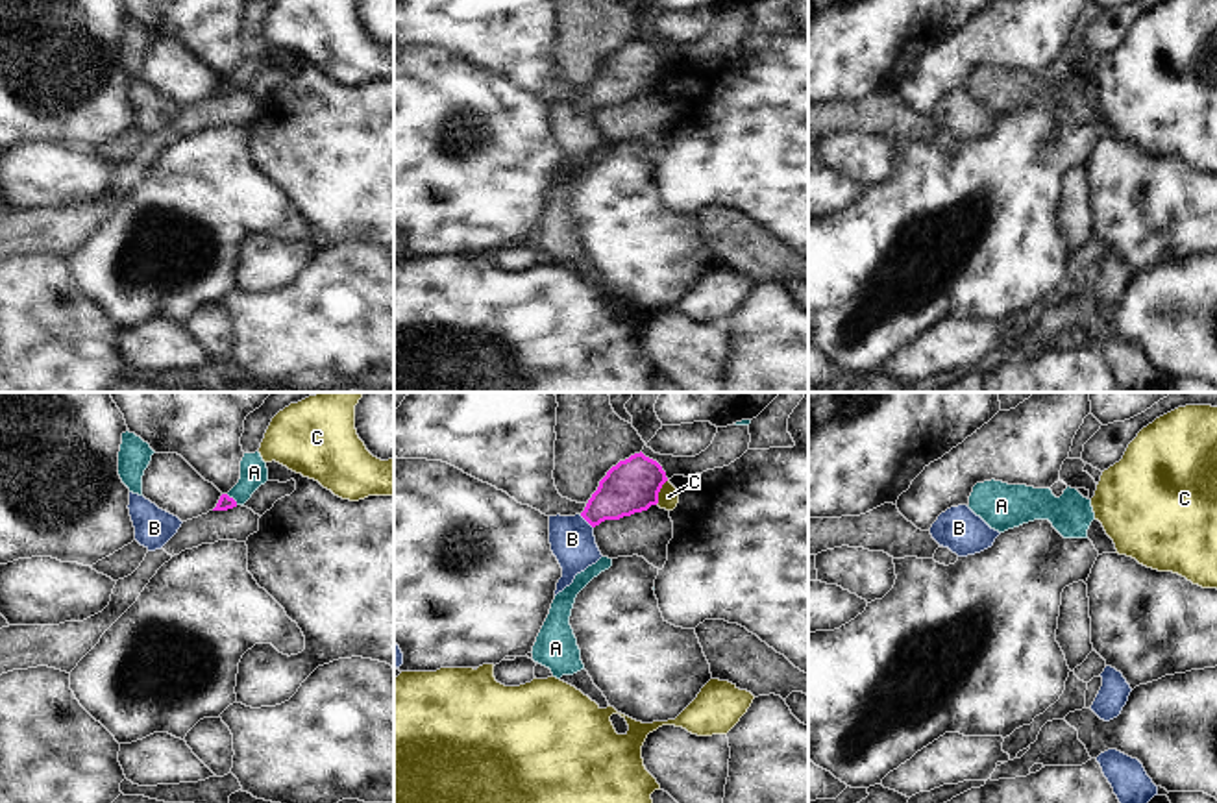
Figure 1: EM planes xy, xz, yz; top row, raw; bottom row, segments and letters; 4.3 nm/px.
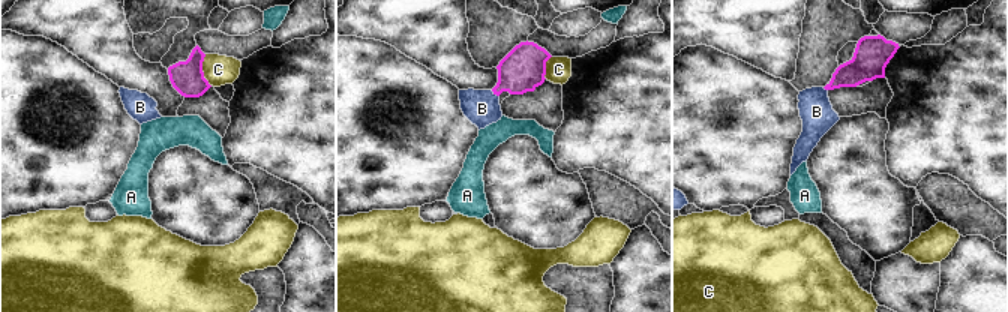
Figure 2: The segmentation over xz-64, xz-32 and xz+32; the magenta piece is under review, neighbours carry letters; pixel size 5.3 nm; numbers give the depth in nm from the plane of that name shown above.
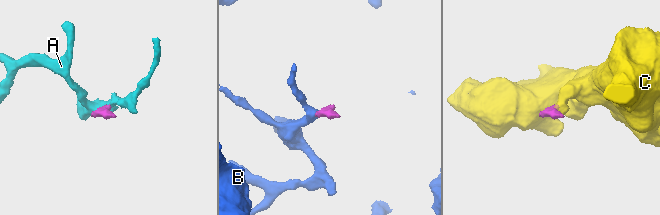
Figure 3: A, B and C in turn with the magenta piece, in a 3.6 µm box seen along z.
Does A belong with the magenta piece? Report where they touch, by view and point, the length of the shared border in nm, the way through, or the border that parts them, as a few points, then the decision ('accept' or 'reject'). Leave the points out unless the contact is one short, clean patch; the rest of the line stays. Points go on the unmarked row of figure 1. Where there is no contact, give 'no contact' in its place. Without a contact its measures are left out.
xy (232, 84) | 70 nm | along xy (226, 80), (237, 89) | reject

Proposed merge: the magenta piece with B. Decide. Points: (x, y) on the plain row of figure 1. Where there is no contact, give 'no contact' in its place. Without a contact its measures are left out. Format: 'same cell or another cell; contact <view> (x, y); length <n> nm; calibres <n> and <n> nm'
same cell; contact xz (587, 106); length 90 nm; calibres 220 and 190 nm

